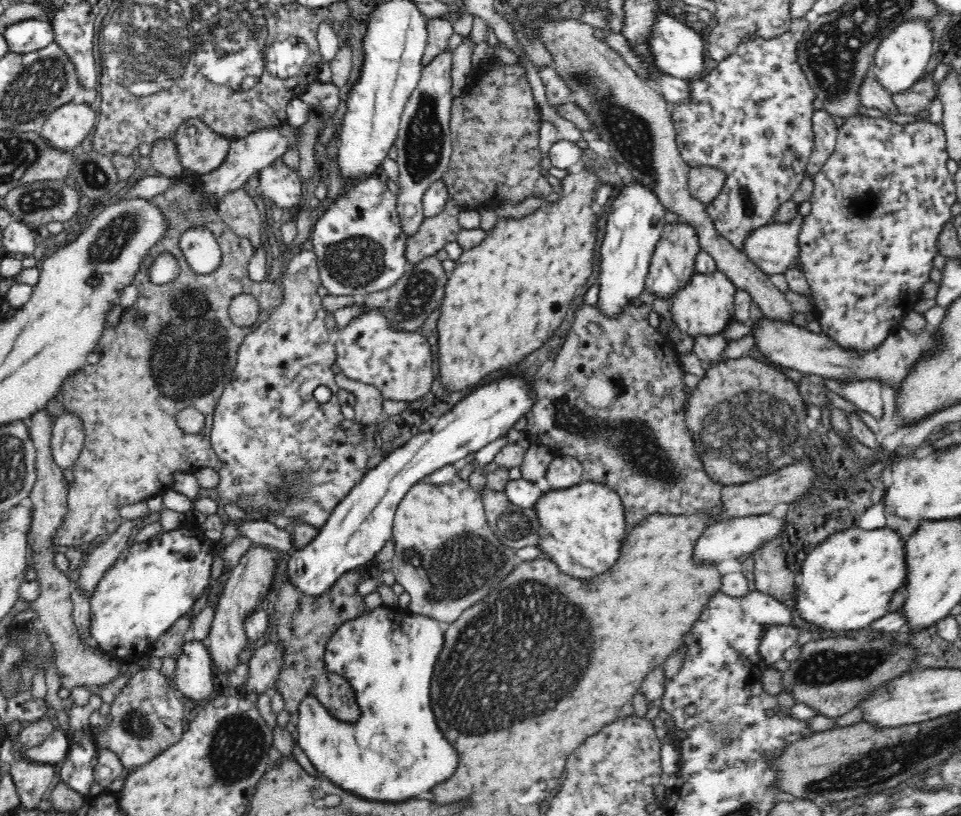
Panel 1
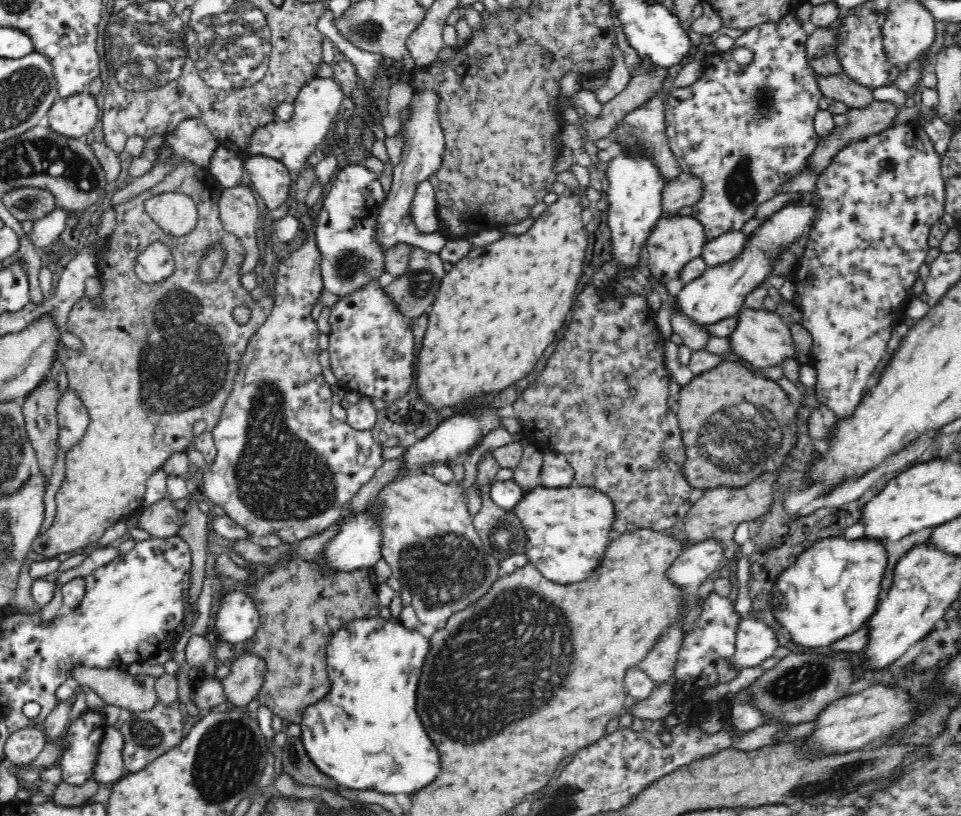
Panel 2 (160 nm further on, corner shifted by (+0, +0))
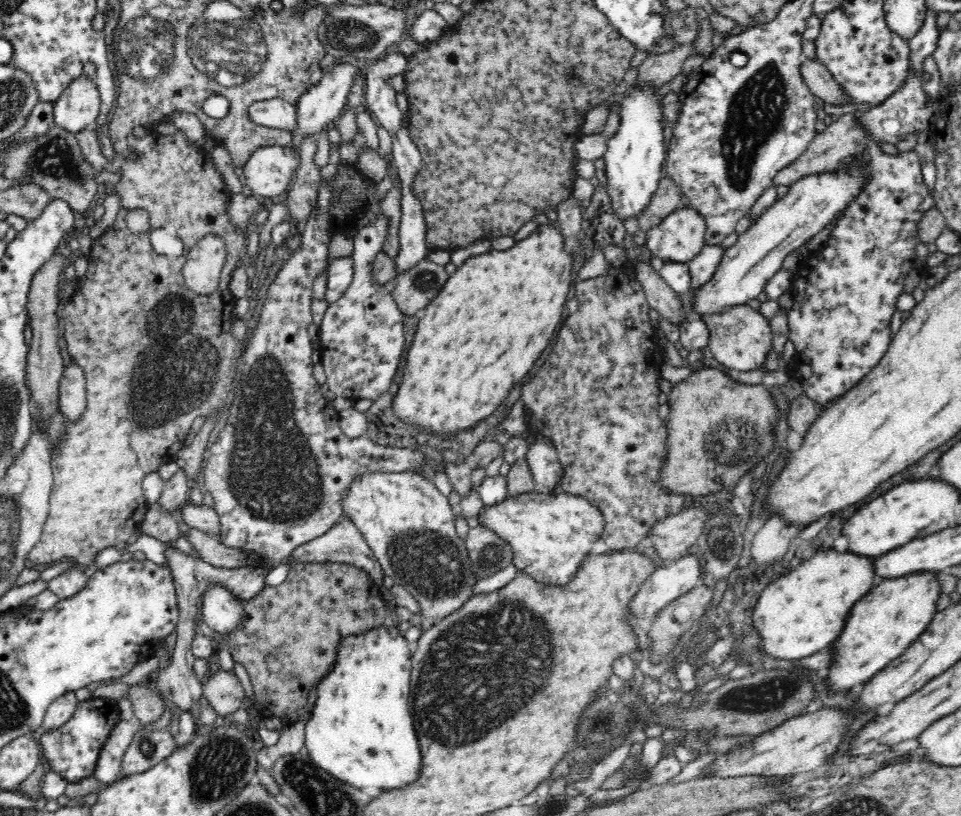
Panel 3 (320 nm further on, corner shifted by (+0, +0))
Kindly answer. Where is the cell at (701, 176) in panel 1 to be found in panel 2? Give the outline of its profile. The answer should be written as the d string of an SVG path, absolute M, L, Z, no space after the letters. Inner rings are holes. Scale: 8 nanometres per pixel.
M680 174L666 181L662 192L663 217L678 215L684 206L692 206L701 196L701 182L697 176Z

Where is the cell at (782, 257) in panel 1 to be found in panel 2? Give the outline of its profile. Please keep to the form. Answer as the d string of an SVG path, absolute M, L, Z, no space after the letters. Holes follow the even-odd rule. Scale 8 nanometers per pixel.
M738 231L722 234L717 239L707 241L700 254L700 257L706 263L706 268L724 264L730 258L736 257L742 252L748 237L746 234Z

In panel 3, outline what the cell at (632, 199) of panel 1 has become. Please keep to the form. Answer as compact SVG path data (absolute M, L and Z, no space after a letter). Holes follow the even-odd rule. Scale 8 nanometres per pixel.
M637 84L629 87L622 100L617 102L617 111L619 114L619 126L615 134L608 139L607 152L604 154L604 163L606 163L606 176L608 177L608 186L606 190L612 200L612 208L616 216L621 220L635 219L644 208L648 207L652 196L657 192L659 181L661 180L662 168L665 167L666 146L664 146L664 133L662 123L664 121L662 113L662 95L658 94L660 86L653 84Z

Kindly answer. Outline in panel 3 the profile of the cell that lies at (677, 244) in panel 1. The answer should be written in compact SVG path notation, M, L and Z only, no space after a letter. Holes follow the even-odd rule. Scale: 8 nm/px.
M683 203L647 232L644 246L663 262L687 263L706 245L706 230L700 212Z

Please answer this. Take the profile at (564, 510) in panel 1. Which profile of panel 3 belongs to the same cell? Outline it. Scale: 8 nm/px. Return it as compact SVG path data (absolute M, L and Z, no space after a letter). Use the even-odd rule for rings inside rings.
M555 489L547 494L536 491L509 497L498 504L484 505L477 515L478 525L490 529L512 549L512 565L534 580L560 587L576 574L592 544L600 540L604 515L596 505L580 496Z

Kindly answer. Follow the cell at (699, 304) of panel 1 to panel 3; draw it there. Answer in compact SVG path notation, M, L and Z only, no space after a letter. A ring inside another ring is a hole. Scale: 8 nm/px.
M864 150L845 158L836 171L808 175L792 184L784 198L770 206L754 226L738 236L736 242L724 251L714 276L696 296L694 305L698 316L745 305L763 295L767 282L780 270L782 260L843 213L862 194L870 180L872 167Z

